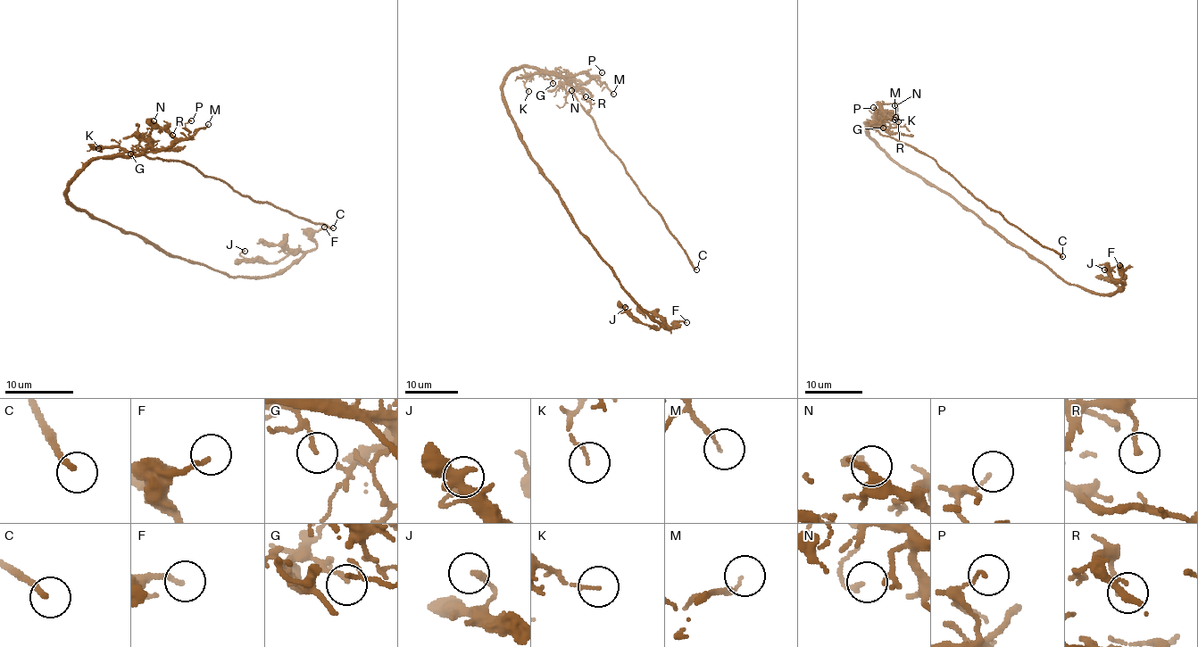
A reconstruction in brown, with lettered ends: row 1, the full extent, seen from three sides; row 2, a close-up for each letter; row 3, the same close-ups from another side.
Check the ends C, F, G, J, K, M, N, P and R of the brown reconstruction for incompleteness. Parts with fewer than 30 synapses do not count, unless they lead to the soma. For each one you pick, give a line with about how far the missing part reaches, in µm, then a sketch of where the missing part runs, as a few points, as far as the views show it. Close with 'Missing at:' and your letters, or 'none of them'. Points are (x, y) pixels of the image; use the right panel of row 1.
C: about 20 µm are missing; missing branch runs (1062, 256), (1101, 273), (1157, 277)
Missing at: C

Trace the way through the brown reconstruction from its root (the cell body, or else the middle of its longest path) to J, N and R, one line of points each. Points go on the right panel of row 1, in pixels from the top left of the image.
J: (903, 169), (951, 193), (1069, 283), (1110, 295), (1124, 282), (1115, 285), (1104, 269)
N: (903, 169), (870, 137), (865, 124), (873, 129), (871, 126), (884, 117), (883, 103), (894, 105)
R: (903, 169), (870, 137), (865, 124), (873, 129), (871, 126), (887, 111), (894, 112), (898, 121)

